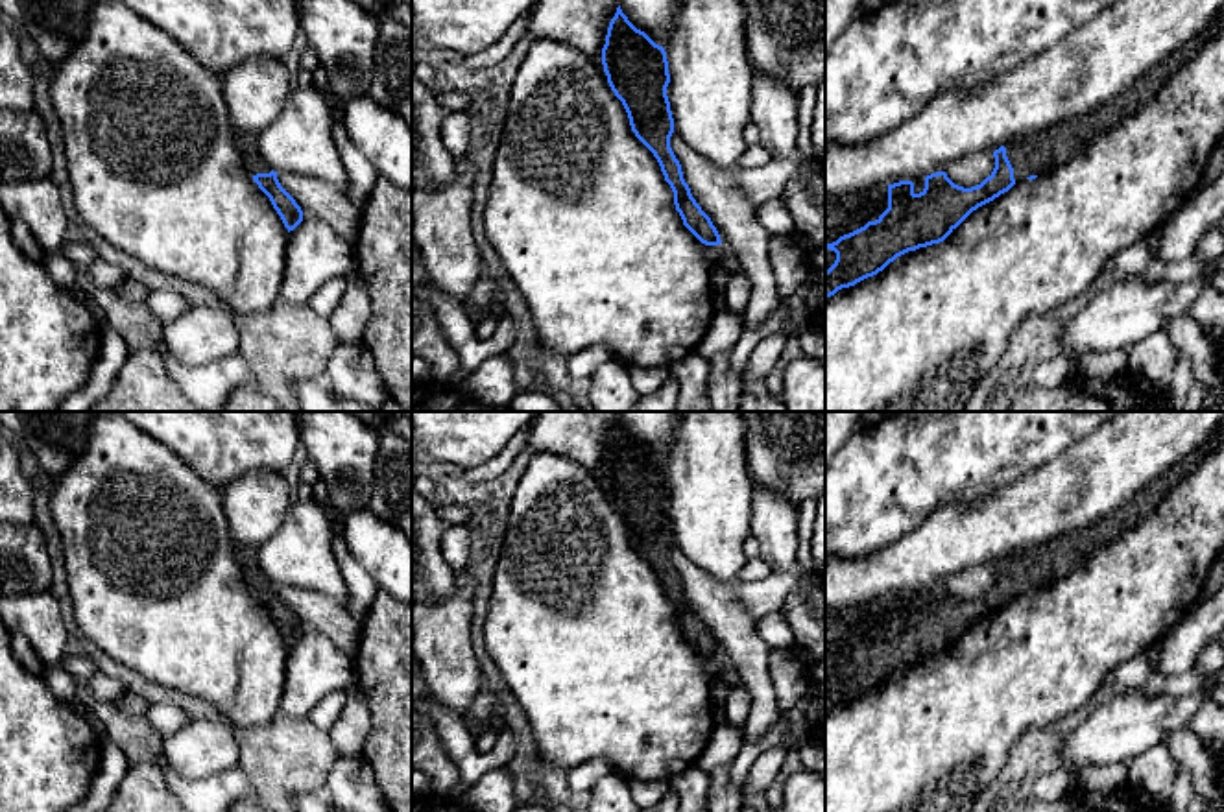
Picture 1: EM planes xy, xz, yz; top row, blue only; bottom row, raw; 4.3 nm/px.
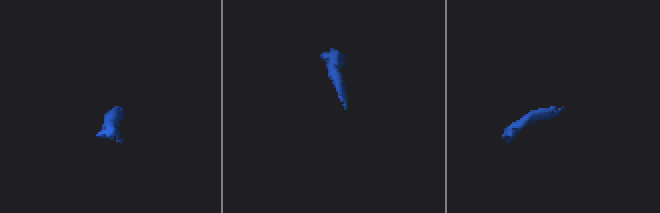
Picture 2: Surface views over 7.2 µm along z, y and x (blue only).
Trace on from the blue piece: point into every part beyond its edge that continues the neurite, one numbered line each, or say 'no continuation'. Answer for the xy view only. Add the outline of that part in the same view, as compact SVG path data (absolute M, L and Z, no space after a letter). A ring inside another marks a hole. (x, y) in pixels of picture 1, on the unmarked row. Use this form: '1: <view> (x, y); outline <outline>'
1: xy (246, 556); outline M236 544L234 552L251 591L257 587L271 585L271 581L268 579L268 576L260 570L257 563L257 548Z

